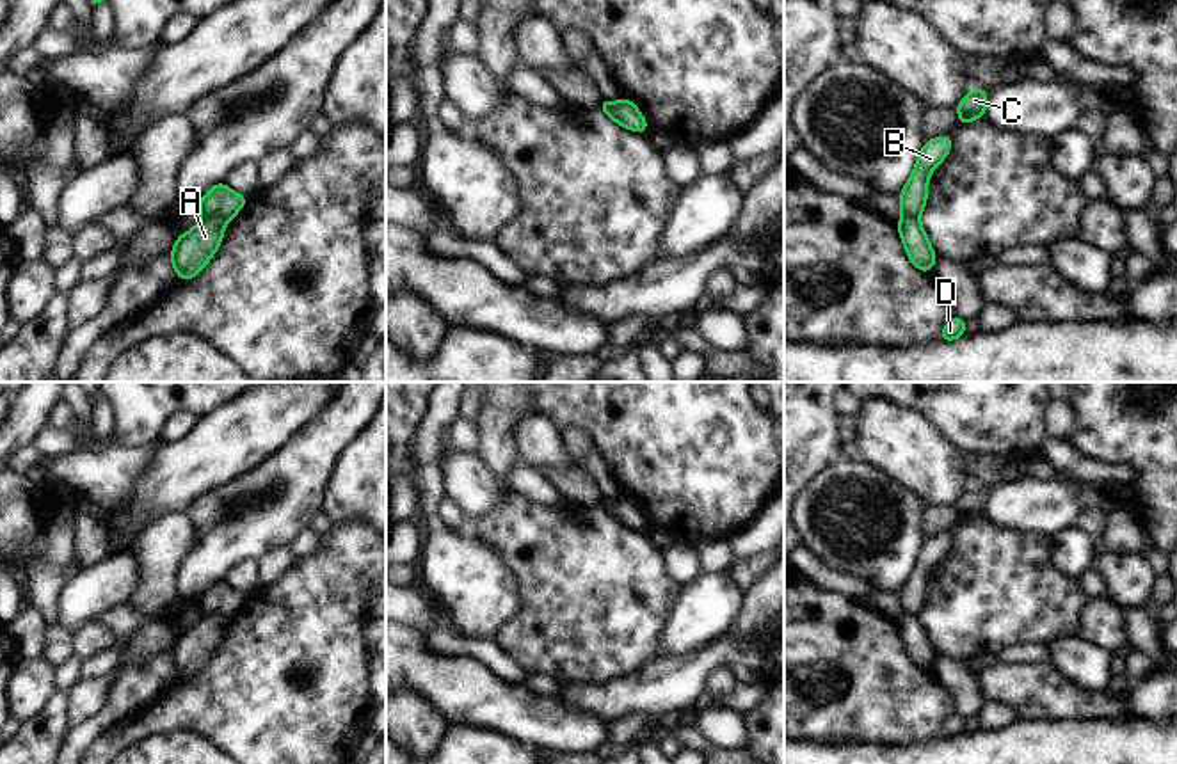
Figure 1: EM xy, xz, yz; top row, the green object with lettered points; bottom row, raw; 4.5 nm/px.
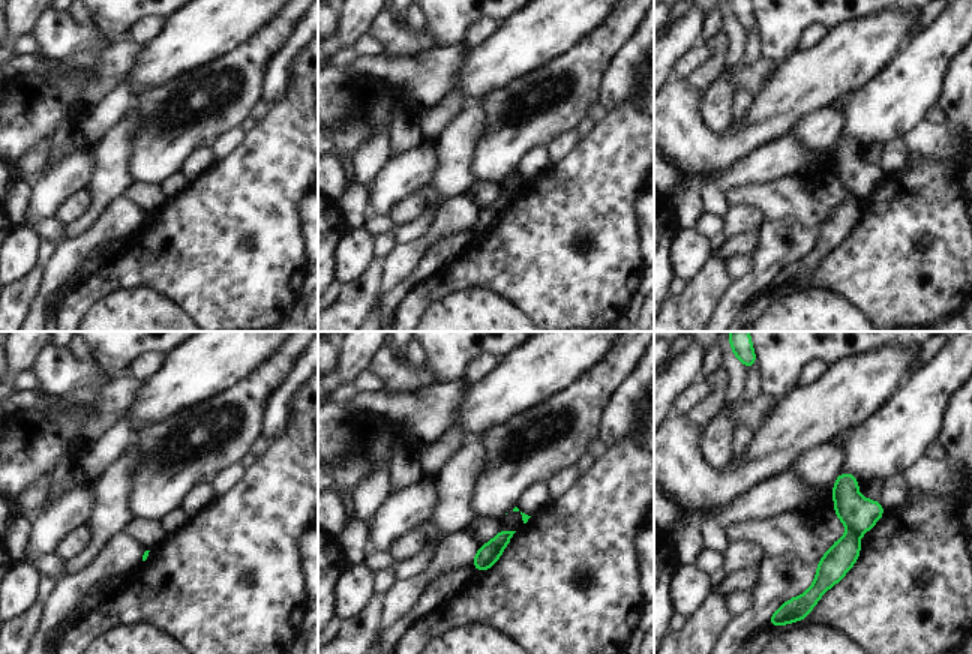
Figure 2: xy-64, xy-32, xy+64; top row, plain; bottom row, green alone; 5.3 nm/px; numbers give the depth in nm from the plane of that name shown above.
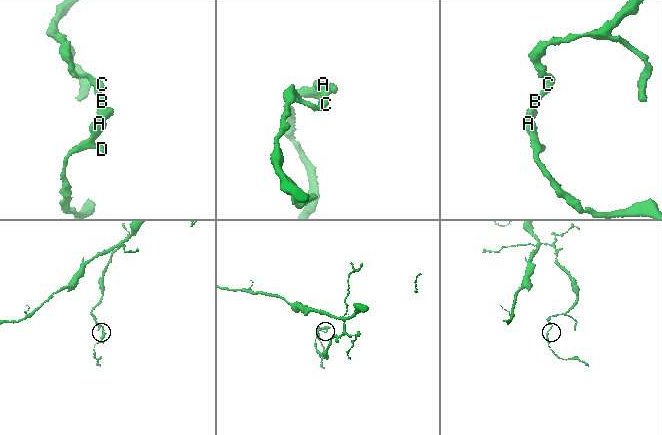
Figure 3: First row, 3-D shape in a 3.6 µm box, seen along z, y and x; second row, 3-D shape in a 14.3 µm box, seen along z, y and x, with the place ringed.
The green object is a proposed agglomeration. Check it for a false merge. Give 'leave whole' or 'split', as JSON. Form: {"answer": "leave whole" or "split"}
{"answer": "split"}

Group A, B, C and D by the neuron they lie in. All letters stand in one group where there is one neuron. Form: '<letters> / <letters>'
A D / B C

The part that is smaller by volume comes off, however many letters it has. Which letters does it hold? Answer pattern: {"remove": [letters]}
{"remove": ["A", "D"]}

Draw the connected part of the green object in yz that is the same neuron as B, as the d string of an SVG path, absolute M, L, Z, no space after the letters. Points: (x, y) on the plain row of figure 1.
M941 533L925 540L917 553L914 570L900 590L900 608L907 615L919 615L926 604L928 576L933 567L949 553L951 533Z

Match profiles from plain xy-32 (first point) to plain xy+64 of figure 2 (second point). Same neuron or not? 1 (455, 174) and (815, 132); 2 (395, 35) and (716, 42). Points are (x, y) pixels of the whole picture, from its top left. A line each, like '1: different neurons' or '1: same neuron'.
1: same neuron
2: different neurons

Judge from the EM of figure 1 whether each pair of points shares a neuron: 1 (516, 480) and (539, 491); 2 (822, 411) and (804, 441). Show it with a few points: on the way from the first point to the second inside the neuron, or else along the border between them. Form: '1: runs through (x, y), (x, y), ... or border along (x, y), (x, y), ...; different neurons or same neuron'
1: runs through (521, 480), (534, 485); same neuron
2: runs through (815, 418), (804, 429), (804, 434); same neuron

